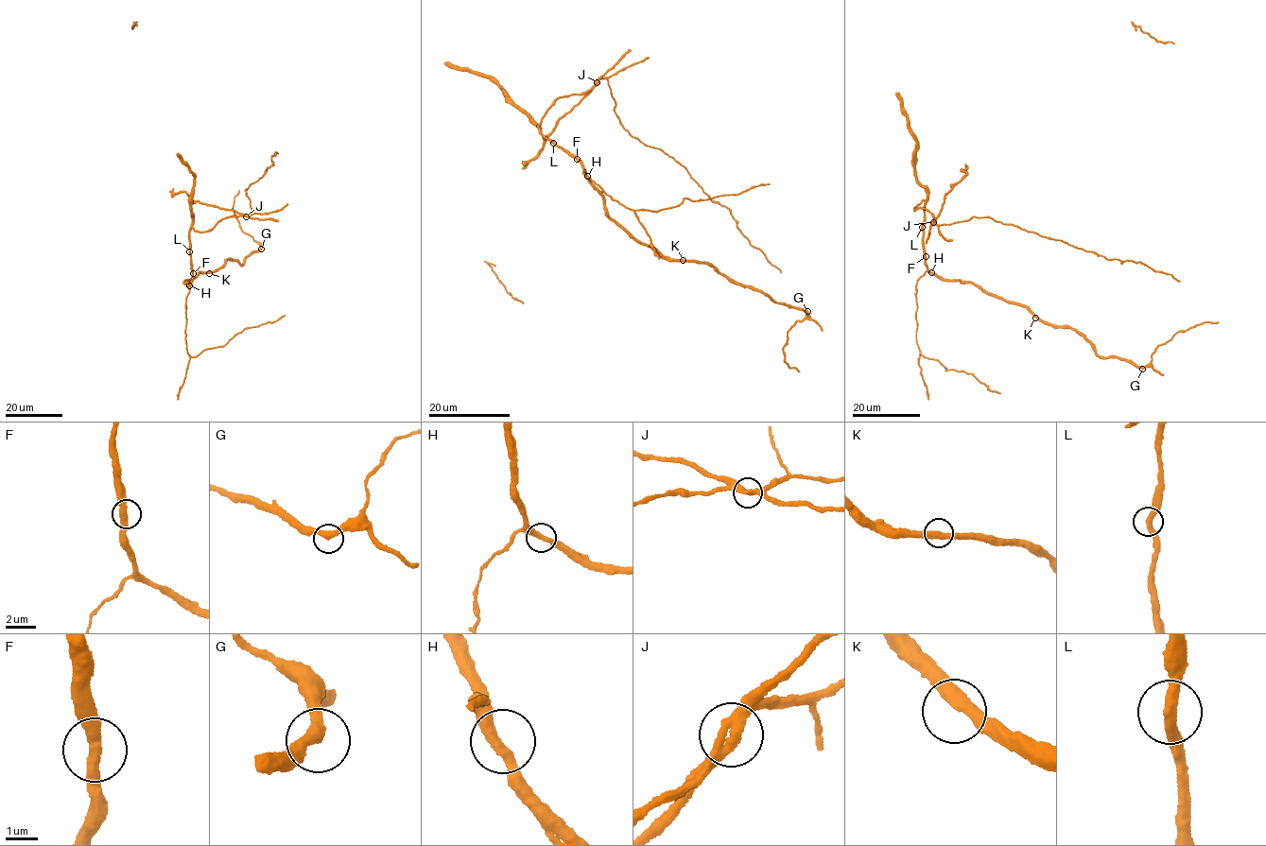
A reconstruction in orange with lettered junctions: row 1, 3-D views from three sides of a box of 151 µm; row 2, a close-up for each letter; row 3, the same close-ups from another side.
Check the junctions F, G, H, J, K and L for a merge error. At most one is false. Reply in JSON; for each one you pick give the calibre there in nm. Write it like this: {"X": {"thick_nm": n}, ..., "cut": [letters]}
{"J": {"thick_nm": 360}, "cut": ["J"]}

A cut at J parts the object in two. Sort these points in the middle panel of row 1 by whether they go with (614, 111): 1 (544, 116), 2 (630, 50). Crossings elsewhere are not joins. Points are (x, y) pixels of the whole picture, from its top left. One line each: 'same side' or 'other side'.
1: same side
2: other side

